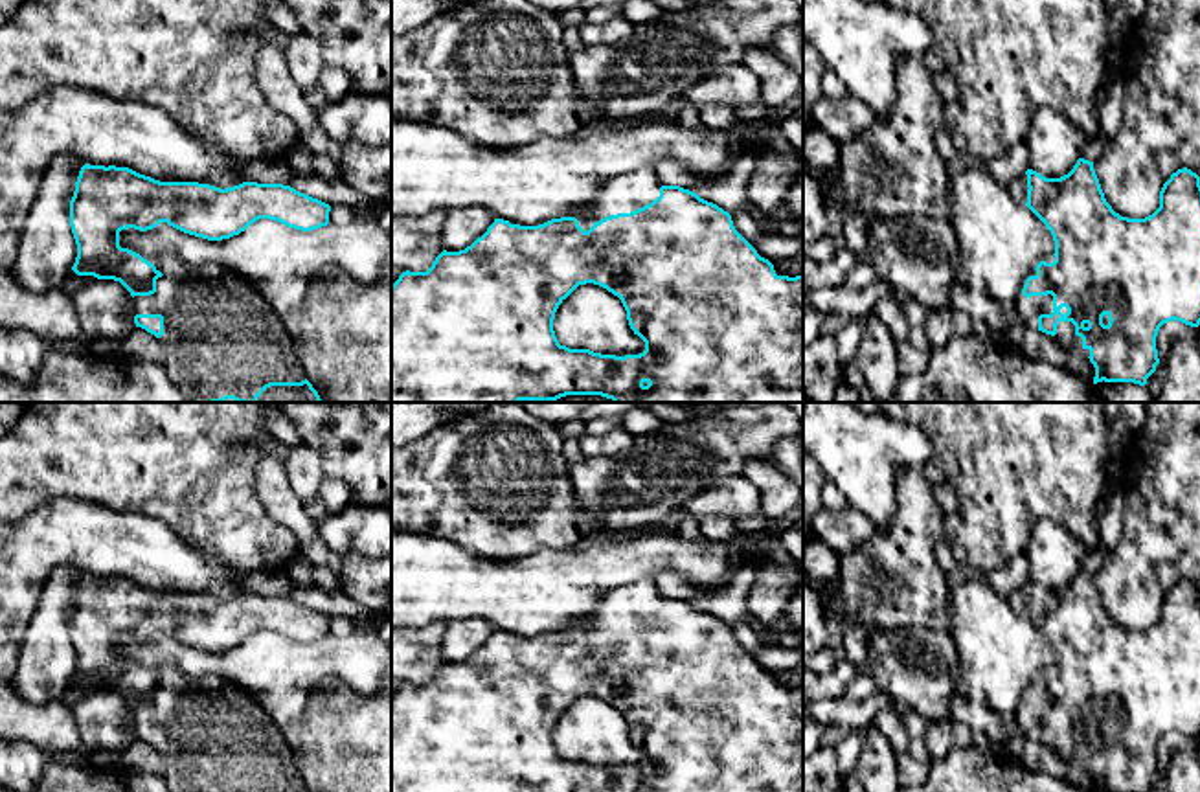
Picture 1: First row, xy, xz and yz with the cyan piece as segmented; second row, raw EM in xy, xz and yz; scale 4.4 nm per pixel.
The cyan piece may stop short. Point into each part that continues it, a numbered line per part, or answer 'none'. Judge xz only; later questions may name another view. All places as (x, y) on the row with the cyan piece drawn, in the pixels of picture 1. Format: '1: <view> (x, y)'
1: xz (623, 193)

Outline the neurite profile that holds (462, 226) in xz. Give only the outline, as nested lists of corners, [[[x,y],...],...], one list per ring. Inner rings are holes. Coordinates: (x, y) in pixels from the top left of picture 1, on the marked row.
[[[461,208],[447,211],[441,232],[443,248],[447,252],[459,252],[481,237],[494,222],[494,215],[483,208]]]

